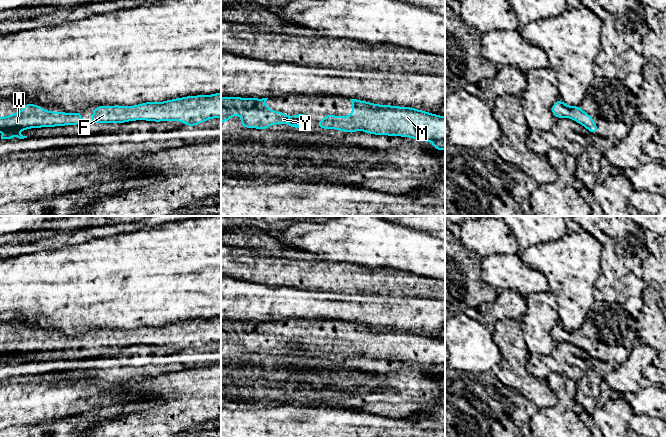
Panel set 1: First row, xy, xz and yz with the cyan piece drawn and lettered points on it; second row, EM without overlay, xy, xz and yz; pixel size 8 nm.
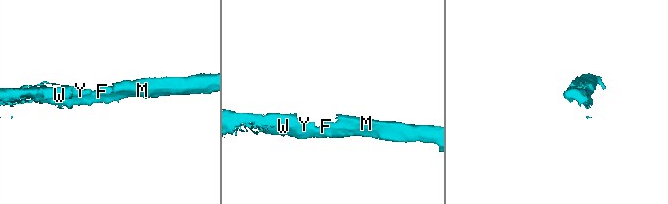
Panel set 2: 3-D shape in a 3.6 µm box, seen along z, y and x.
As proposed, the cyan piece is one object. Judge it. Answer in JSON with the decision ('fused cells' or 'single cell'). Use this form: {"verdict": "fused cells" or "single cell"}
{"verdict": "single cell"}

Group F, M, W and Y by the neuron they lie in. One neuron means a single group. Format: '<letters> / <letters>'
F M W Y

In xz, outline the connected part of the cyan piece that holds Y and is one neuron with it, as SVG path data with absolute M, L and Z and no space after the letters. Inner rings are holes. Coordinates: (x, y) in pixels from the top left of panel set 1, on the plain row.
M221 321L221 346L230 346L231 340L242 340L239 346L242 352L268 353L271 349L287 348L295 352L307 351L306 339L290 340L283 336L270 334L266 325L268 322ZM290 342L299 342L301 348L291 348Z

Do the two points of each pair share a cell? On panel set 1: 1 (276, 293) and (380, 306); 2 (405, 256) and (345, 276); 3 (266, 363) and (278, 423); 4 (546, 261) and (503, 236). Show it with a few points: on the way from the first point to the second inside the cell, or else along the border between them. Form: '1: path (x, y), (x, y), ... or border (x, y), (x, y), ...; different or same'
1: path (302, 304), (354, 306); same
2: border (345, 261), (368, 269), (391, 269); different
3: border (260, 405), (296, 405), (298, 407); different
4: border (520, 249), (517, 252); different

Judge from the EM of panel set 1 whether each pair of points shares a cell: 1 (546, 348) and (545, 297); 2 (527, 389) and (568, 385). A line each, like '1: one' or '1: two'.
1: one
2: two

